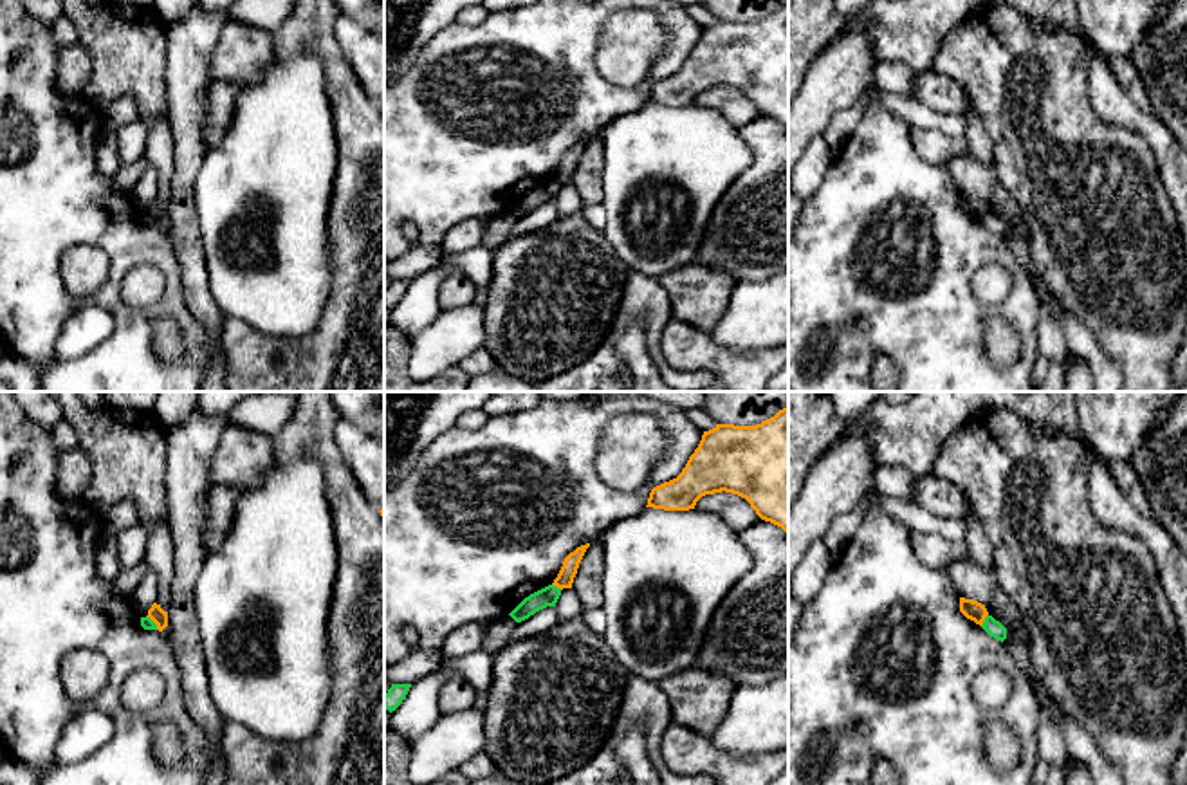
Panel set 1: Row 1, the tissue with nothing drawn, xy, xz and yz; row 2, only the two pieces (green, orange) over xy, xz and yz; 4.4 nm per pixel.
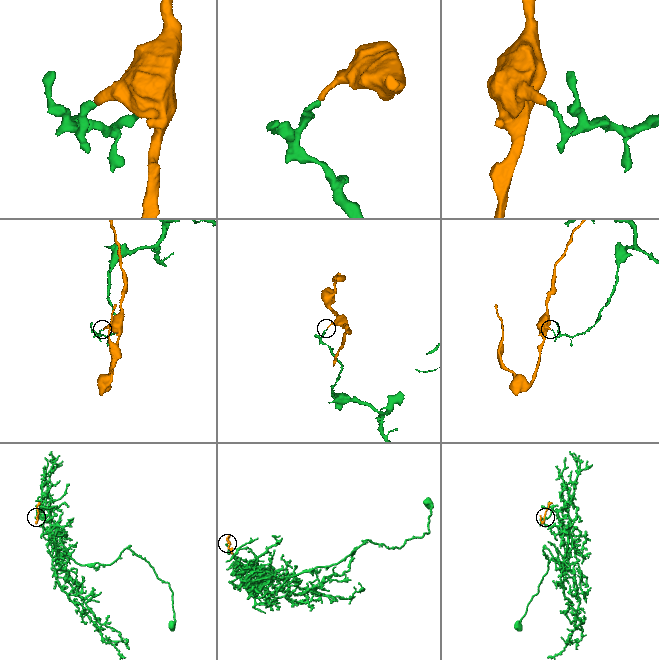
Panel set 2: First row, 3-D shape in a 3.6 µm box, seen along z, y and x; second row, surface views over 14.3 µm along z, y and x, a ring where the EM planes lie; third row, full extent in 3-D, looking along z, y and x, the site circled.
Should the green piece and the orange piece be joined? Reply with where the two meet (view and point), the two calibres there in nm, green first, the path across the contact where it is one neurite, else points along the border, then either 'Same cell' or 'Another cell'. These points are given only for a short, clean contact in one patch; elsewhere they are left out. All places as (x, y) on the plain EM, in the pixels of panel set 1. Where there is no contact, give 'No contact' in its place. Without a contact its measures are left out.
Touches green at yz (985, 215). Thickness 80 nm (green) against 90 nm. Boundary: yz (987, 210), (980, 221). Another cell

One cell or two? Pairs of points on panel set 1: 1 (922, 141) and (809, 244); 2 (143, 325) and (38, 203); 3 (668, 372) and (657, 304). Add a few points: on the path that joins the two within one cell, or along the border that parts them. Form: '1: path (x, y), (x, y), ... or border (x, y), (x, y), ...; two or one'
1: border (910, 129), (913, 148), (926, 161), (944, 166); two
2: path (116, 291), (116, 249), (78, 212); one
3: path (657, 356), (653, 350), (653, 320); one

